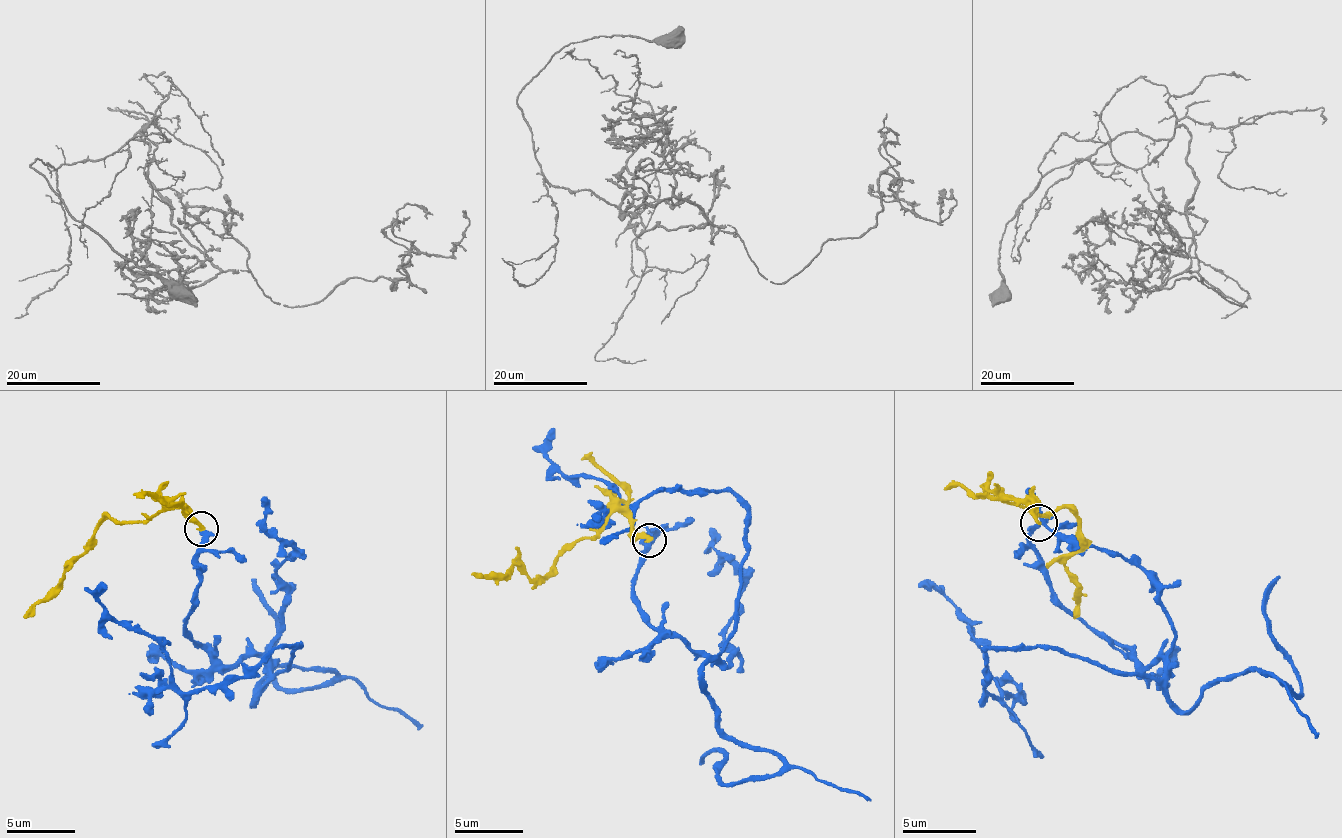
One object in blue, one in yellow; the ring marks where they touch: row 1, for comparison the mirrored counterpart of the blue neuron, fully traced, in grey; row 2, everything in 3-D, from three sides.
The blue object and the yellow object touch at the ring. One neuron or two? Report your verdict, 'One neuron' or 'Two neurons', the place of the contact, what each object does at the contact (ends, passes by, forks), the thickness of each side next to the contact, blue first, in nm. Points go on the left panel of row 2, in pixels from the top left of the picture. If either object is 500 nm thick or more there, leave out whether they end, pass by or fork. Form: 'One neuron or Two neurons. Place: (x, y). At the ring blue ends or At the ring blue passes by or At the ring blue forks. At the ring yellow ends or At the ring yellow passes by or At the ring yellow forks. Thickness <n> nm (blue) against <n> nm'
One neuron. Place: (201, 529). At the ring blue passes by. At the ring yellow ends. Thickness 280 nm (blue) against 300 nm

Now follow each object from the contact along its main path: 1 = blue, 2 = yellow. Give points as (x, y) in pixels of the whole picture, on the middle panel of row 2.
1: (648, 541), (634, 602), (713, 657), (748, 510), (569, 479), (555, 427)
2: (648, 541), (617, 513), (590, 537), (580, 537), (545, 575), (535, 578), (518, 565), (501, 575), (470, 575)

